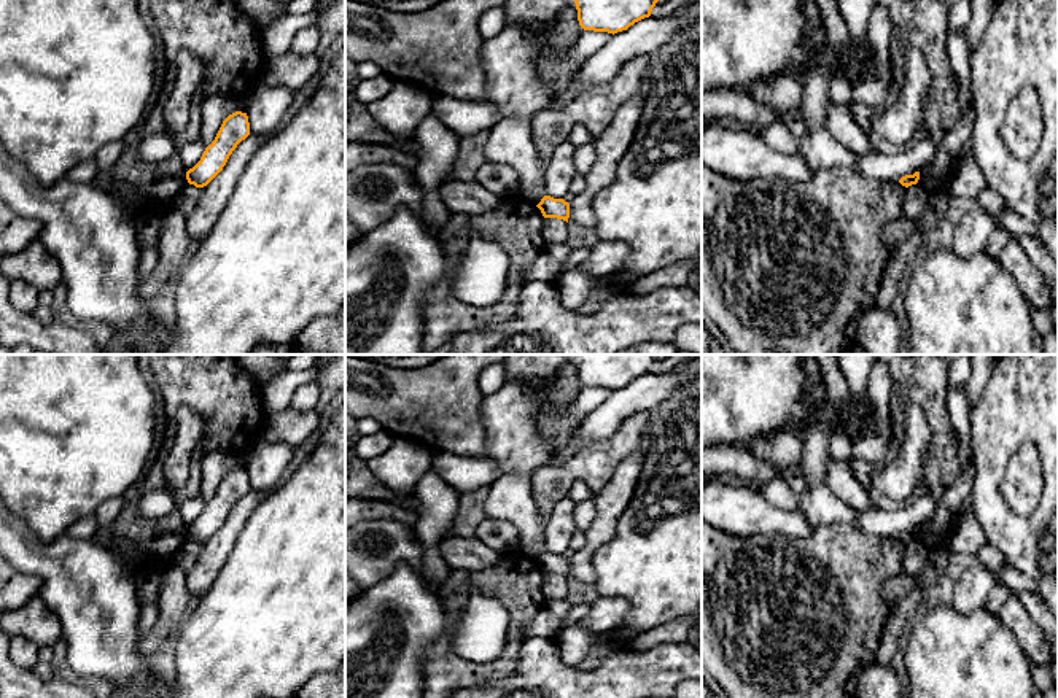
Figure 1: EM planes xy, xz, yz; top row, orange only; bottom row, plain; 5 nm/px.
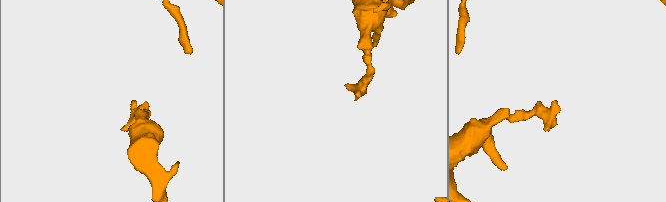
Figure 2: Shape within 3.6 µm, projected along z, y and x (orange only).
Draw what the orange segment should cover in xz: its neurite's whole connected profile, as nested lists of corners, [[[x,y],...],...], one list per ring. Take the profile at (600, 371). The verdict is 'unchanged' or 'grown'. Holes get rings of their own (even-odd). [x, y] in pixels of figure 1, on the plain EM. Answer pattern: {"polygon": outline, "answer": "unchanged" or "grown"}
{"polygon": [[[573,355],[584,386],[617,390],[649,374],[659,355]]], "answer": "unchanged"}

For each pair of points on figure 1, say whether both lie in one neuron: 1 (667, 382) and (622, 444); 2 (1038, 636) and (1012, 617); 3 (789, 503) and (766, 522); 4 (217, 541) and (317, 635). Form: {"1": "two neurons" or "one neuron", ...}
{"1": "two neurons", "2": "one neuron", "3": "two neurons", "4": "two neurons"}

